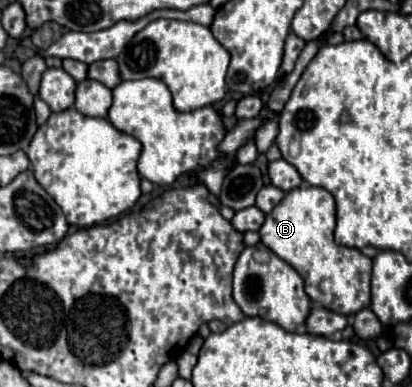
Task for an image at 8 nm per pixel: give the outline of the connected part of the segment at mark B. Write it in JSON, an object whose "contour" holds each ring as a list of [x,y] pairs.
{"contour":[[[299,186],[293,188],[285,194],[285,198],[267,214],[259,234],[261,242],[275,252],[281,260],[291,264],[299,276],[305,282],[305,292],[311,298],[311,302],[321,304],[323,308],[337,312],[337,314],[355,314],[363,308],[369,308],[369,282],[371,282],[371,268],[373,260],[361,254],[357,248],[347,248],[347,246],[337,246],[333,240],[333,230],[335,230],[335,200],[325,188],[315,188],[315,186]]]}

